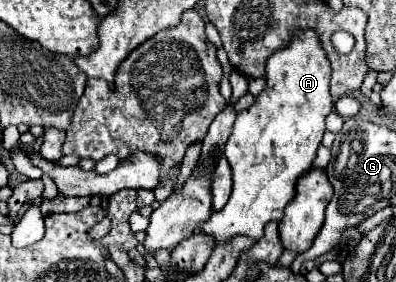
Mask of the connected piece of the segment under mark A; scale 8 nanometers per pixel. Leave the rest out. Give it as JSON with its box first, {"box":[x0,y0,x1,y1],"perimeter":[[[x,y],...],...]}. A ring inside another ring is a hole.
{"box":[199,28,333,242],"perimeter":[[[313,28],[295,30],[291,34],[291,40],[287,46],[273,52],[265,62],[265,90],[255,98],[255,102],[237,112],[237,120],[233,126],[233,134],[229,136],[225,144],[225,158],[231,164],[233,170],[233,192],[229,202],[223,210],[217,214],[211,214],[207,222],[199,230],[205,234],[215,236],[217,242],[229,240],[235,234],[245,234],[251,238],[261,238],[265,224],[269,220],[281,220],[285,206],[295,196],[295,182],[301,174],[305,174],[315,158],[317,146],[321,144],[323,132],[325,132],[325,116],[333,112],[333,96],[329,92],[329,76],[331,76],[331,64],[327,58],[325,48],[321,46],[319,34]]]}

